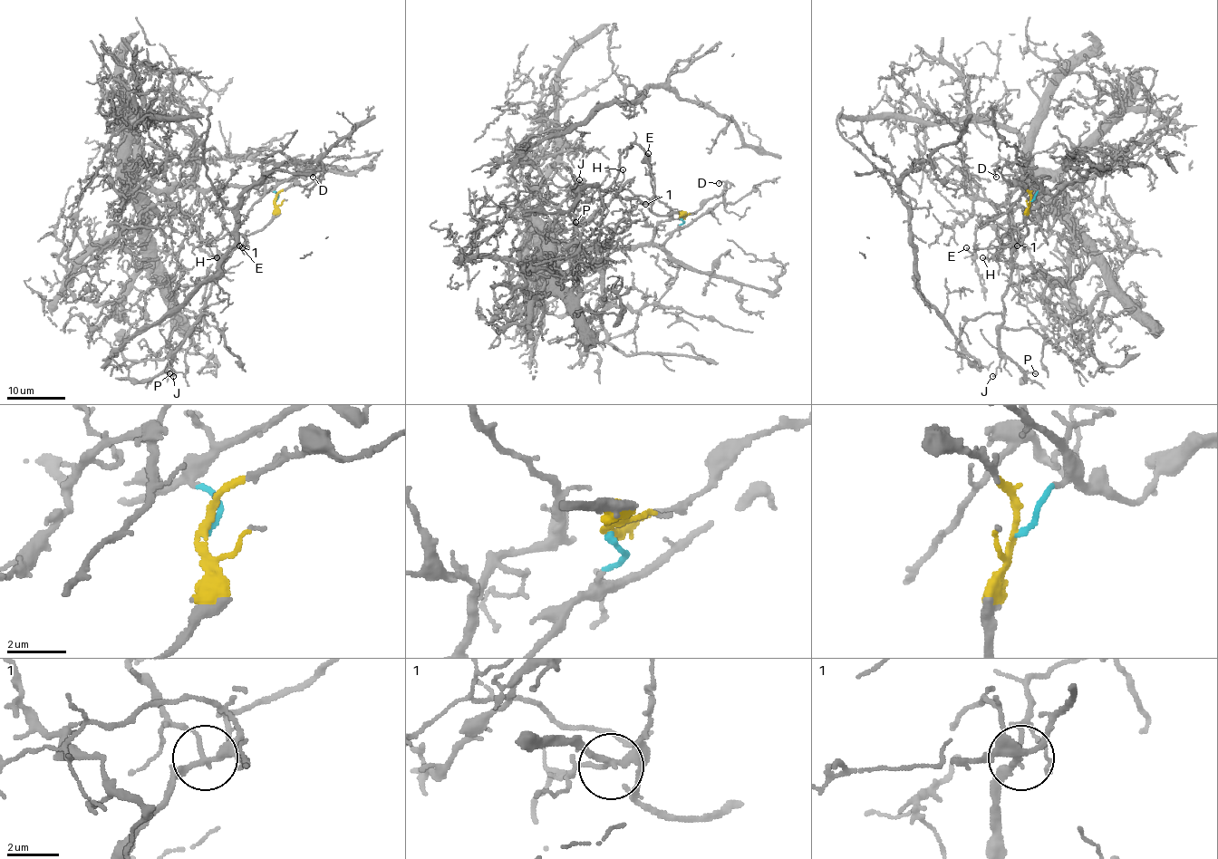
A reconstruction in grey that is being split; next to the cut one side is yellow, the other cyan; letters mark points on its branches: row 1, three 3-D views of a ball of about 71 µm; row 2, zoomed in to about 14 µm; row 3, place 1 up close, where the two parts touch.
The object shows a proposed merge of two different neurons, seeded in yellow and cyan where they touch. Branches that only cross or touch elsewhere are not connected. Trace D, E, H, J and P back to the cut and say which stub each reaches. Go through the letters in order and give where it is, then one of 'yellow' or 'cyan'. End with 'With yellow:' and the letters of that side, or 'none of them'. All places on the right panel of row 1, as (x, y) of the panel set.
D: place (996, 177); yellow
E: place (966, 247); yellow
H: place (982, 257); yellow
J: place (992, 376); yellow
P: place (1035, 373); yellow
With yellow: D, E, H, J, P

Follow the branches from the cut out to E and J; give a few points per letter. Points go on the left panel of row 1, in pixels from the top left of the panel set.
E: (275, 200), (274, 218), (260, 230), (247, 234), (245, 240), (248, 247), (243, 253), (241, 247)
J: (275, 200), (274, 218), (247, 234), (245, 245), (216, 275), (200, 319), (169, 358), (173, 375)

